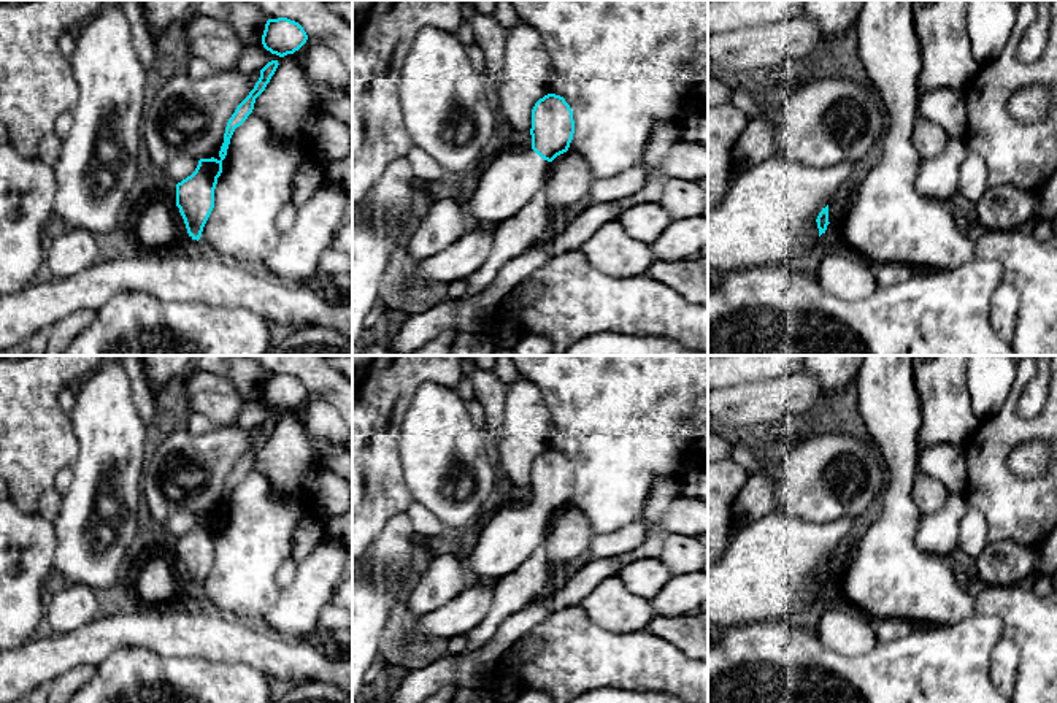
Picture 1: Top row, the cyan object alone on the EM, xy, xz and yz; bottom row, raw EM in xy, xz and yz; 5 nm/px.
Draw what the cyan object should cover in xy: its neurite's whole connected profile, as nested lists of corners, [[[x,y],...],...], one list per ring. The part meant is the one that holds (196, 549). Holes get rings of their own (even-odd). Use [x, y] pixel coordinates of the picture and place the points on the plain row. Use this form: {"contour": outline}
{"contour": [[[278,416],[260,425],[260,433],[249,451],[236,462],[227,478],[219,516],[200,514],[195,527],[176,540],[176,560],[170,562],[140,549],[125,578],[125,594],[133,605],[178,606],[187,594],[200,595],[203,582],[214,563],[214,544],[222,528],[230,494],[254,465],[256,454],[265,446],[278,424]]]}

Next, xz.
{"contour": [[[540,454],[532,465],[532,501],[517,506],[498,500],[484,514],[473,549],[463,554],[471,576],[495,584],[517,571],[544,544],[551,517],[568,506],[573,489],[573,467],[565,454]]]}

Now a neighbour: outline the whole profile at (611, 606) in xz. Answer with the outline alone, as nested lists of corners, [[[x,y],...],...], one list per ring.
[[[619,576],[603,579],[581,608],[592,622],[616,633],[646,630],[655,616],[651,601],[630,594]]]

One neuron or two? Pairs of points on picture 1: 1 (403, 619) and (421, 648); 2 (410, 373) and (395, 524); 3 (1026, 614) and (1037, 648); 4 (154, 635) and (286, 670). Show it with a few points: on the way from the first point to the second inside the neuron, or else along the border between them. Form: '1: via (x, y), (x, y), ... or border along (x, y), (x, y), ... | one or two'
1: via (403, 626), (403, 630), (415, 641) | one
2: border along (405, 511), (395, 513), (372, 541) | two
3: via (1032, 622), (1037, 627), (1037, 640) | one
4: via (188, 635), (253, 643) | one

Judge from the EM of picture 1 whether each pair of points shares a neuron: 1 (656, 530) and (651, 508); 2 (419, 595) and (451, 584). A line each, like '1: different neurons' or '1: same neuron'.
1: same neuron
2: same neuron

